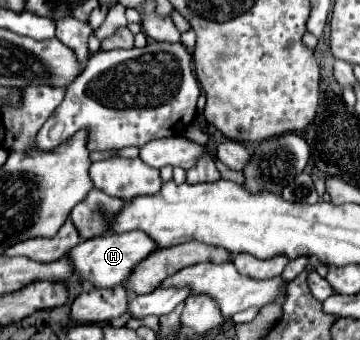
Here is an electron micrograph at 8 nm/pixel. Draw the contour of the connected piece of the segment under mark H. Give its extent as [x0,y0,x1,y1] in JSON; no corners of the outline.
[69,230,157,288]

